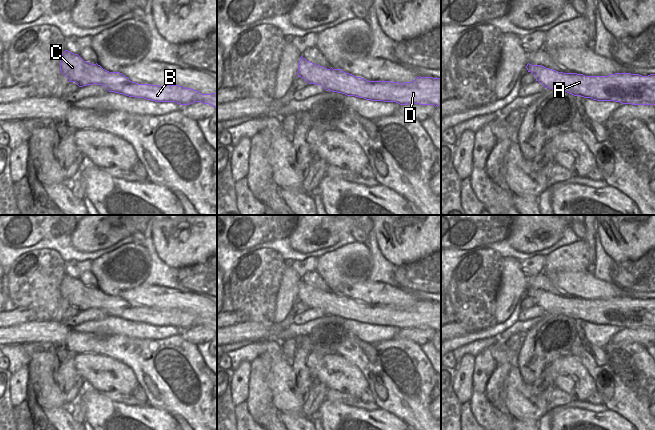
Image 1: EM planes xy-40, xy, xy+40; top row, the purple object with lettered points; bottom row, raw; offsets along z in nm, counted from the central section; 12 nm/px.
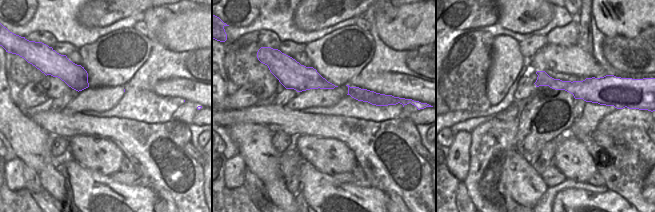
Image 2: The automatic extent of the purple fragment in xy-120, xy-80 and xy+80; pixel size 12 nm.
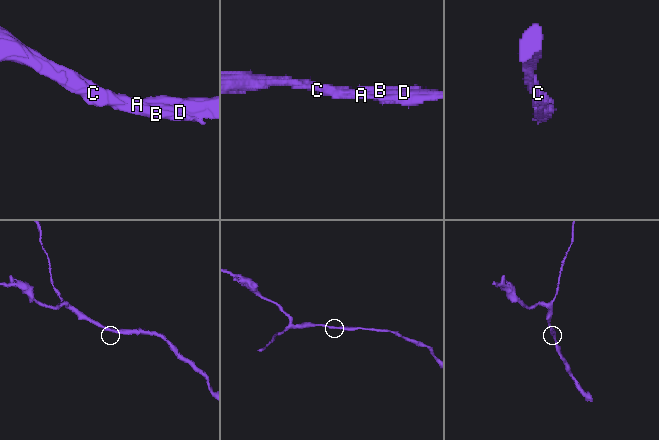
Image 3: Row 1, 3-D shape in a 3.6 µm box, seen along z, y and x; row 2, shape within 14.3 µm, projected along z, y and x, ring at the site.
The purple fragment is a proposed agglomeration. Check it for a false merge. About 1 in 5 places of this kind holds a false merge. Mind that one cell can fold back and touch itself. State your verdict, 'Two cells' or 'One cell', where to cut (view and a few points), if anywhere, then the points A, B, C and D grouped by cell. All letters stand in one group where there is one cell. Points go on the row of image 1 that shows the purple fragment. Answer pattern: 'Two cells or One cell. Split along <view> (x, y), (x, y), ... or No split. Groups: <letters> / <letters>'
One cell. No split. Groups: A B C D

